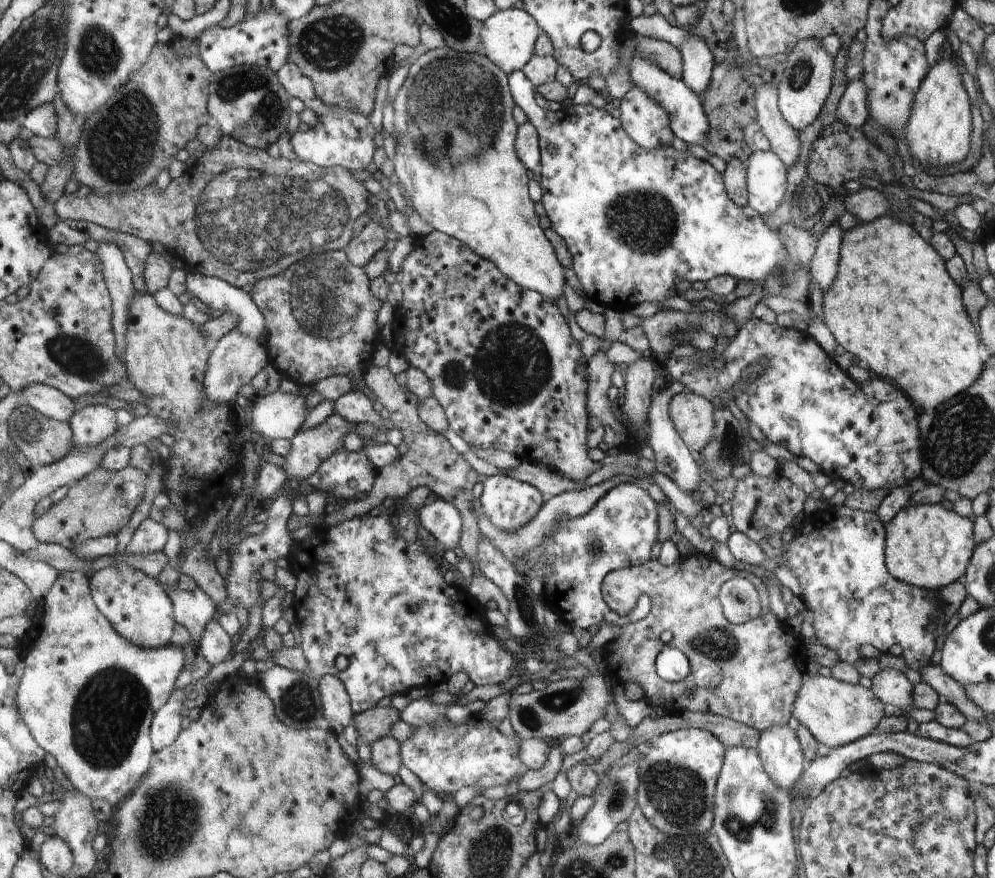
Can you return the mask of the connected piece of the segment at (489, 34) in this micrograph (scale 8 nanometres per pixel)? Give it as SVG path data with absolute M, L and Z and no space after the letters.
M522 9L500 10L482 23L481 40L482 53L485 54L498 68L512 73L524 68L532 59L534 42L540 34L538 23L529 12Z

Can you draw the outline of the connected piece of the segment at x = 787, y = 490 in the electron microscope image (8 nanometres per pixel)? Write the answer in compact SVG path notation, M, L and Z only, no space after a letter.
M780 467L770 476L758 476L752 472L736 482L734 496L729 500L732 509L730 524L752 542L760 544L764 538L768 539L775 532L782 534L792 525L794 518L803 512L806 497L805 492L782 474Z

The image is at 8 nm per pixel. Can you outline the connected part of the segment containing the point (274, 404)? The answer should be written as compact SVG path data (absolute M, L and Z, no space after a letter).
M276 391L254 399L248 425L268 441L288 439L299 432L310 412L300 394Z

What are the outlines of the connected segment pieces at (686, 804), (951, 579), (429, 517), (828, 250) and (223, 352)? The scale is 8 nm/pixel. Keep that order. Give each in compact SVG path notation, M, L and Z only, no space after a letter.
M682 729L661 734L650 742L648 754L644 753L638 764L638 806L646 818L658 828L659 832L670 836L688 836L711 832L714 816L714 794L716 780L720 776L724 746L714 733L704 729Z
M938 504L908 505L885 524L885 562L890 574L910 586L940 591L962 580L972 558L972 522Z
M437 498L430 504L424 504L418 516L426 532L430 532L445 550L454 550L460 546L464 522L455 505Z
M839 223L830 225L822 236L818 236L816 254L811 266L812 280L825 293L834 284L843 239L843 230Z
M238 328L215 344L214 350L206 377L208 400L212 400L214 404L234 403L242 386L248 384L258 372L264 370L269 364L265 346L261 345L258 340L242 334Z

